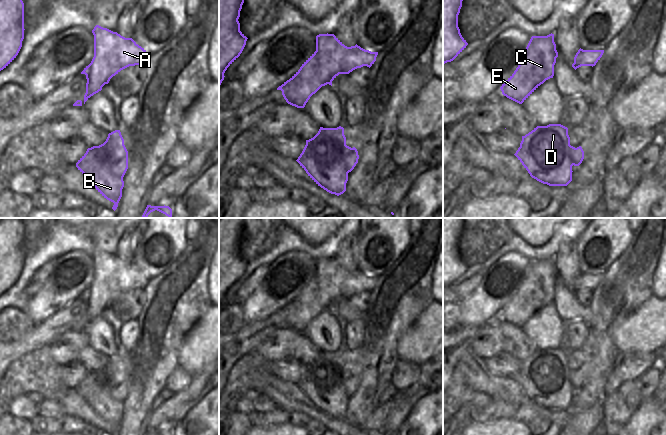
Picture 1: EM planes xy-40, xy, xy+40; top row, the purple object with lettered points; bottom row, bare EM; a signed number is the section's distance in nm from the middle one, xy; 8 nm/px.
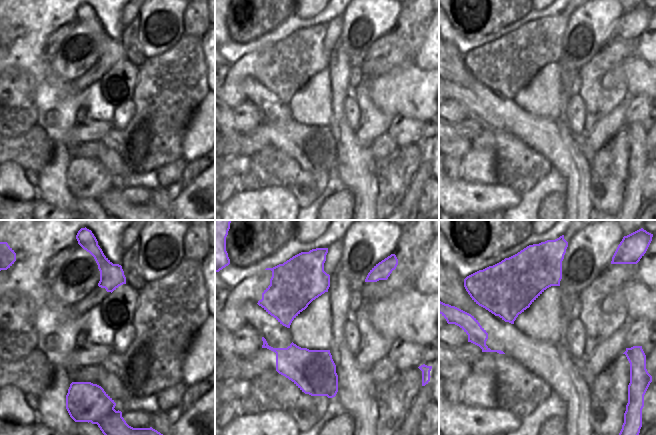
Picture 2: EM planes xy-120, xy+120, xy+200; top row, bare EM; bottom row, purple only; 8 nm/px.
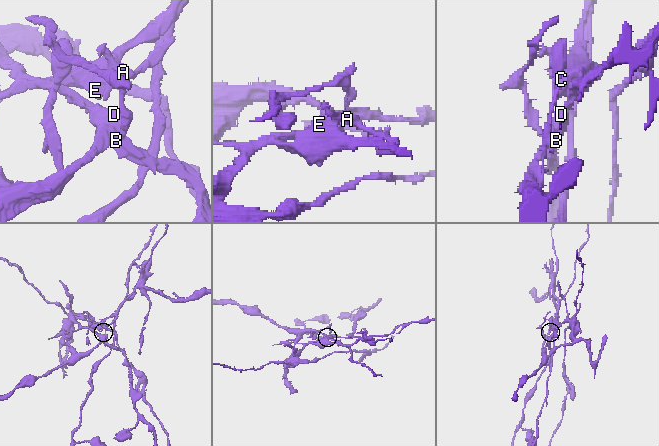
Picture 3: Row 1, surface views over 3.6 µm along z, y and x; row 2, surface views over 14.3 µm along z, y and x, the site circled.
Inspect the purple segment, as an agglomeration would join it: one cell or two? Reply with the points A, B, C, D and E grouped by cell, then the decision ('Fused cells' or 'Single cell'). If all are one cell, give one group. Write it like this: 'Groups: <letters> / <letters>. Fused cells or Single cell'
Groups: A / B C D E. Fused cells.

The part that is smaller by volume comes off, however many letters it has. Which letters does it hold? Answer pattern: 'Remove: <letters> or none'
Remove: A.

